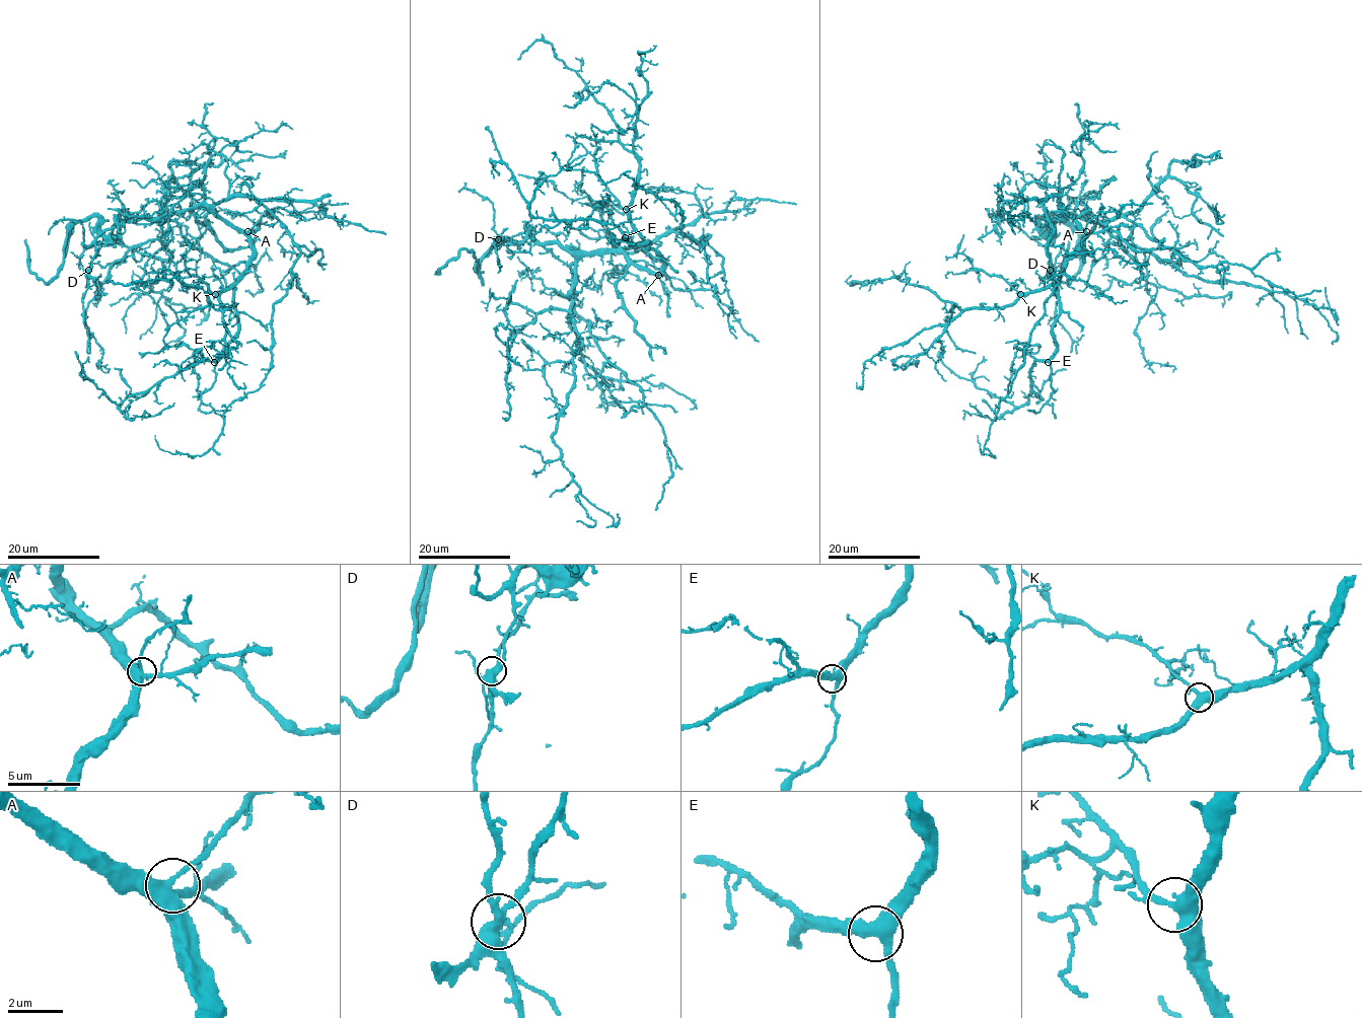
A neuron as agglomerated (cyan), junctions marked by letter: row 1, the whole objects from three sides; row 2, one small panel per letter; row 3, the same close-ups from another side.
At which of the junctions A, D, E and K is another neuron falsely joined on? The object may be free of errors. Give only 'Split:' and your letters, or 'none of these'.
Split: none of these

